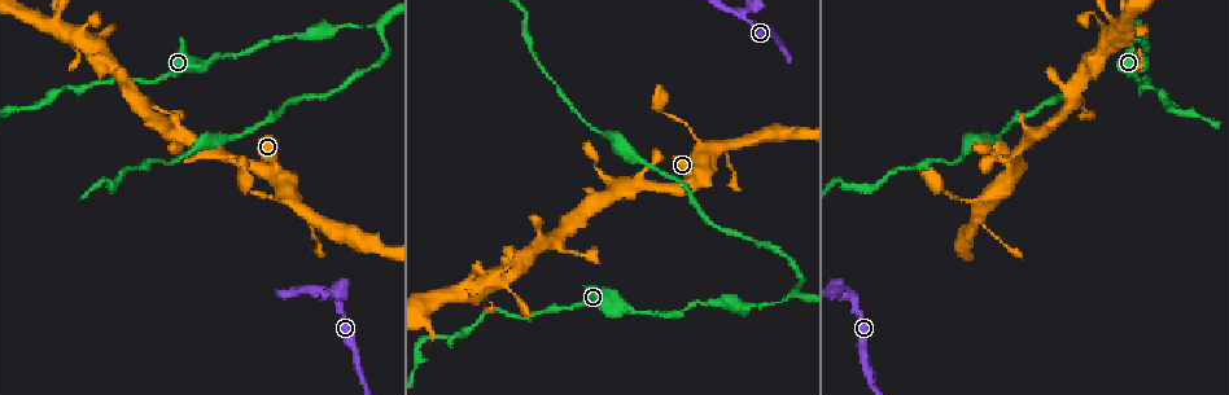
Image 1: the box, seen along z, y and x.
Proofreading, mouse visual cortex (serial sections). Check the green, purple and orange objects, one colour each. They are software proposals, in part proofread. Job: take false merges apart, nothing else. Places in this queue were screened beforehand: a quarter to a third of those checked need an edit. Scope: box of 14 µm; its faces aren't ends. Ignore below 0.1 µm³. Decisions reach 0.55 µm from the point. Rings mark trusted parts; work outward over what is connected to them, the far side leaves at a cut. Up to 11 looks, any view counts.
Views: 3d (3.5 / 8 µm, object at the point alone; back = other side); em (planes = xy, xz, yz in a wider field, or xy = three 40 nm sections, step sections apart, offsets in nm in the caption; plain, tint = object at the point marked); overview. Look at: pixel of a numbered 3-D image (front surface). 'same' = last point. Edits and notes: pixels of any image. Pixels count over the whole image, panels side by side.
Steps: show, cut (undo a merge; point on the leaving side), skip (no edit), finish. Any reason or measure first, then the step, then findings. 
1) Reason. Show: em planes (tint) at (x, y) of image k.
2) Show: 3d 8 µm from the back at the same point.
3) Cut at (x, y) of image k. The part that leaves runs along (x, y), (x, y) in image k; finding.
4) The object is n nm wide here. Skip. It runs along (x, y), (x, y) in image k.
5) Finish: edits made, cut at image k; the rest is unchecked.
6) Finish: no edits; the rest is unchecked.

Sharp bend. Show: 3d 3.5 µm at (846, 290) of image 1.

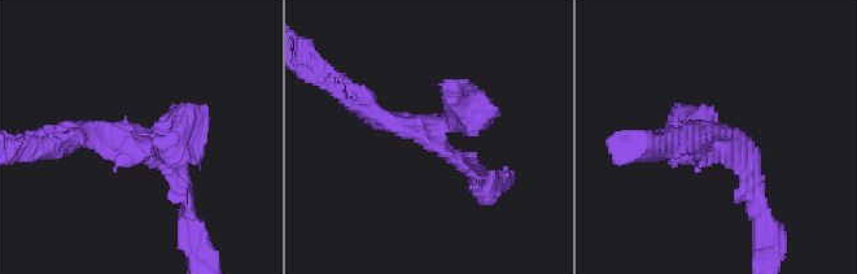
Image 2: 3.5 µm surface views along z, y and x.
Show: em xy step 3 (tint) at (725, 138) of image 2.

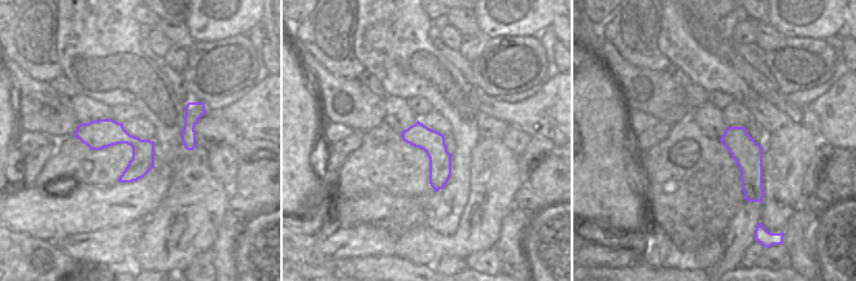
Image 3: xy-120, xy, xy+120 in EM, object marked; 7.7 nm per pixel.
Skip. Continuous, no second cell.

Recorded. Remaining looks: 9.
Sharp bend. Show: 3d 3.5 µm at (1138, 89) of image 1.

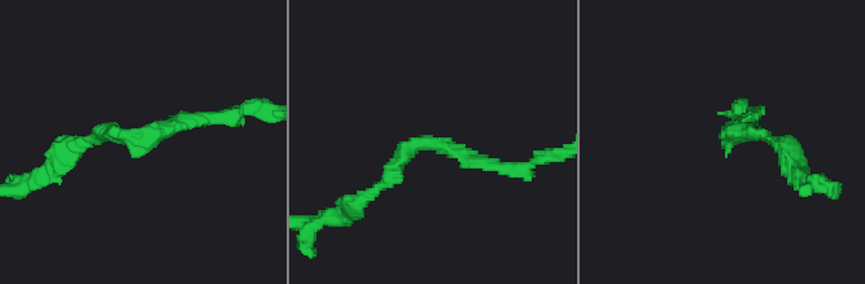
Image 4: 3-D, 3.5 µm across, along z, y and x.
The arms are 150, 150 nm wide. Show: em xy step 3 (tint) at (139, 135) of image 4.

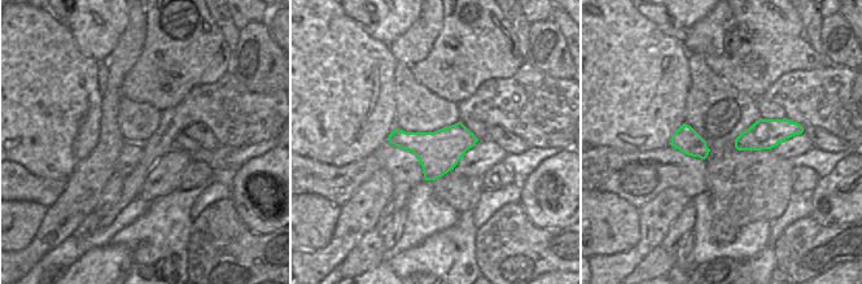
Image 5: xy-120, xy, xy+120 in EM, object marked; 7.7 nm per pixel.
Skip. It runs along (217, 116), (73, 147) in image 4; all the same cell.

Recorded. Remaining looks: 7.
Show: 3d 3.5 µm at (796, 293) of image 1.

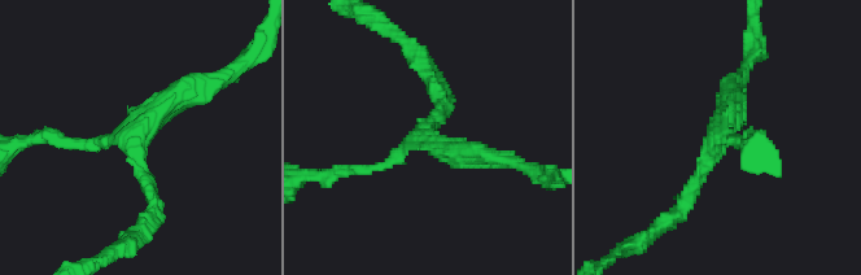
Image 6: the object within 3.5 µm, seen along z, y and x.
3 arms meet here; the arms are 150, 200, 300 nm wide; shape alone is not enough. Show: em xy step 3 (plain) at (716, 138) of image 6.

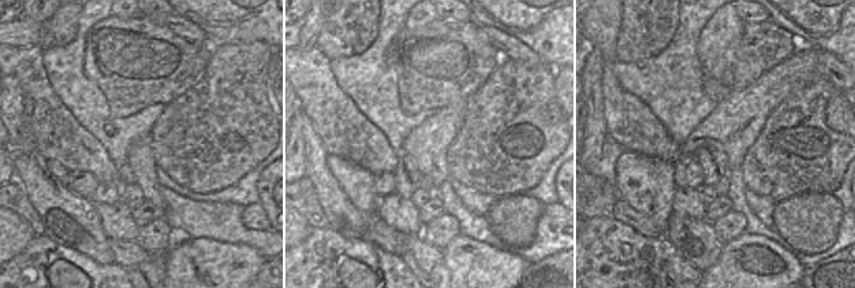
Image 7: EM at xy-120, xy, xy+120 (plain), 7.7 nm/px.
With the object marked. Show: em xy step 3 (tint) at the same point.

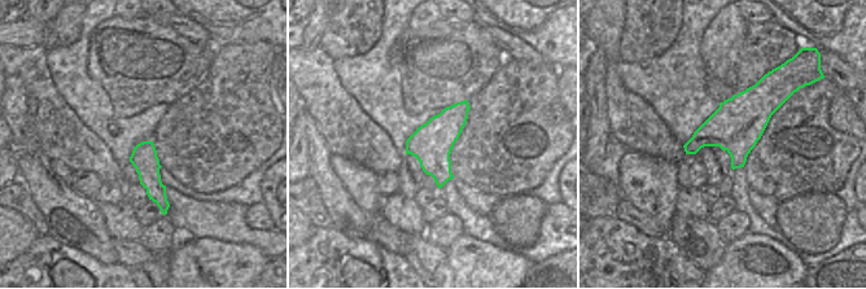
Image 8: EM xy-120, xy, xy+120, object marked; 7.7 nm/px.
Skip. It runs along (56, 138), (127, 134), (152, 210) in image 6; all the same cell.

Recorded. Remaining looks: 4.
Sharp bend. Show: 3d 3.5 µm at (108, 180) of image 1.

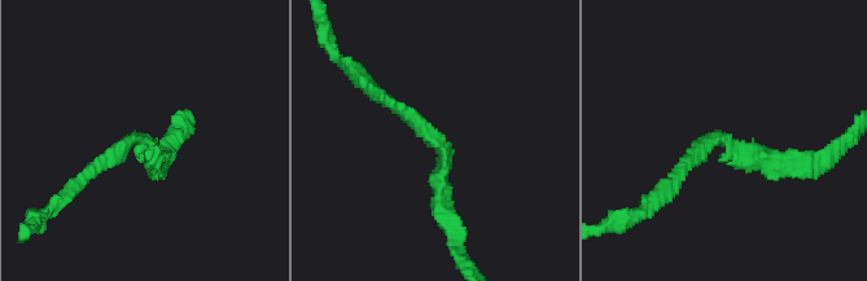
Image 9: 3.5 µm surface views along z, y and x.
The arms are 150, 200 nm wide. Show: em xy step 2 (tint) at (138, 139) of image 9.

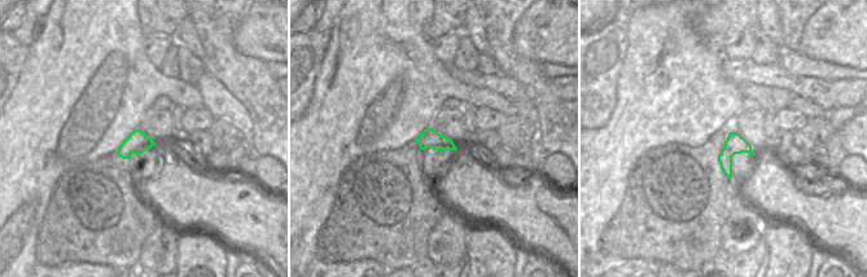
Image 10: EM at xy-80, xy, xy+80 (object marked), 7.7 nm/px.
Cut it another way. Show: em xy step 3 (tint) at the same point.

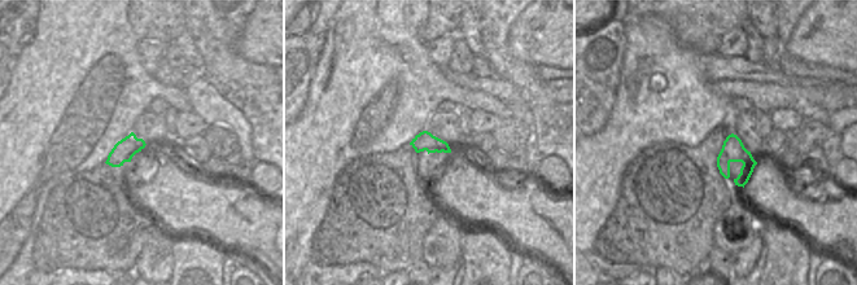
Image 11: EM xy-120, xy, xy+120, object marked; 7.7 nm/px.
The object is 140 nm wide here. Skip. It runs along (443, 209), (443, 148), (367, 88) in image 9; continuous, no second cell.

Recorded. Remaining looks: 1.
Finish: no edits; the rest is unchecked.

